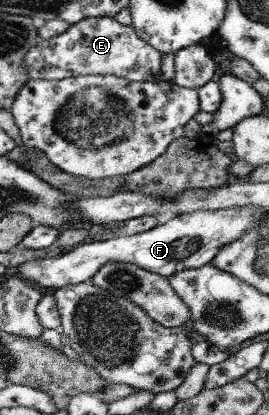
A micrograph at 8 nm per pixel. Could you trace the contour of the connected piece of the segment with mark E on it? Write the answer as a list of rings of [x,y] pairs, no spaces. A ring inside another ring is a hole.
[[[112,17],[86,18],[49,40],[41,40],[23,59],[29,80],[58,81],[83,75],[113,75],[128,81],[152,81],[159,76],[161,55],[148,47],[131,26],[121,26]]]

